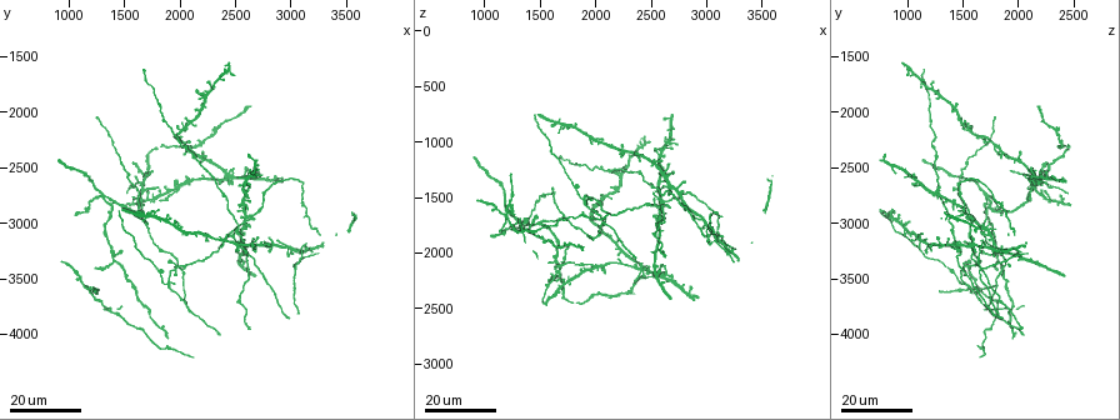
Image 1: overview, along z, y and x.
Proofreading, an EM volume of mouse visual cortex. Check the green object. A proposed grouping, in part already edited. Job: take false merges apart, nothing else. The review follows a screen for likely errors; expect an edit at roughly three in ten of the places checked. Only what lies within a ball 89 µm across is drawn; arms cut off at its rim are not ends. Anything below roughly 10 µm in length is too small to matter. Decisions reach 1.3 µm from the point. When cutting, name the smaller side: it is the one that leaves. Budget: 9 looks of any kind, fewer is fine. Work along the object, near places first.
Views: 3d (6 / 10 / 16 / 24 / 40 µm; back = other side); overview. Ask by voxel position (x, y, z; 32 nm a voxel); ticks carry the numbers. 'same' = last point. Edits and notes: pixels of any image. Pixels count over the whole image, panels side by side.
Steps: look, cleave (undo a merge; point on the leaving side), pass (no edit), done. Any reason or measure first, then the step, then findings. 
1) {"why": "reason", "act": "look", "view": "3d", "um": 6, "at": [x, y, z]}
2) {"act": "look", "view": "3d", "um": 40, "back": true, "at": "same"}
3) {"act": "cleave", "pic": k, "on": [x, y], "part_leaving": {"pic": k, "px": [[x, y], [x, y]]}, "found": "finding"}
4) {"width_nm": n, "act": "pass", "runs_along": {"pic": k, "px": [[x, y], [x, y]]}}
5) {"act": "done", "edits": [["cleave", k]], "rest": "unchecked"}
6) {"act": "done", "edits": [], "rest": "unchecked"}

{"why": "three arms meet", "act": "look", "view": "3d", "um": 16, "at": [2080, 3740, 1720]}

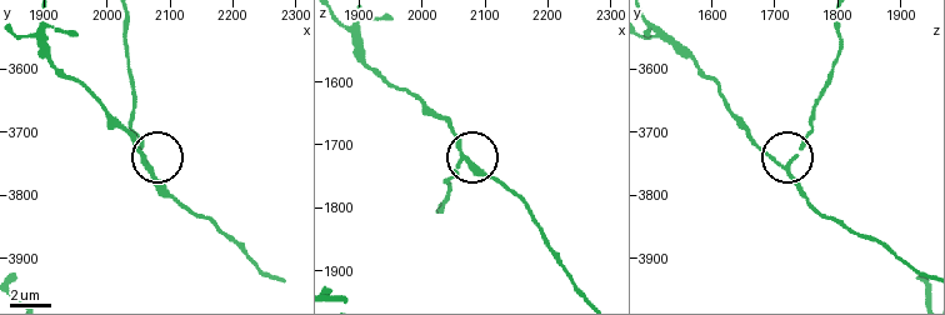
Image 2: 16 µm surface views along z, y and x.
{"why": "closer look", "act": "look", "view": "3d", "um": 10, "at": [2070, 3755, 1715]}

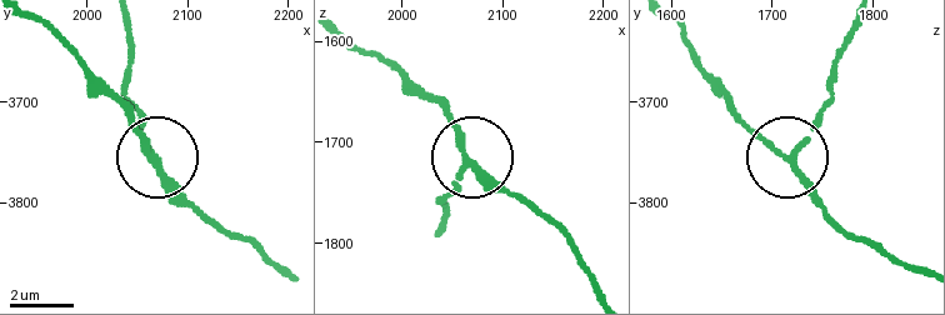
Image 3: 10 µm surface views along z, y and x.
{"act": "pass", "runs_along": {"pic": 3, "px": [[38, 23], [119, 104], [151, 160], [213, 221]]}, "found": "all the same neuron"}

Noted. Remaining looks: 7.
{"why": "three arms meet", "act": "look", "view": "3d", "um": 24, "at": [3060, 3400, 1700]}

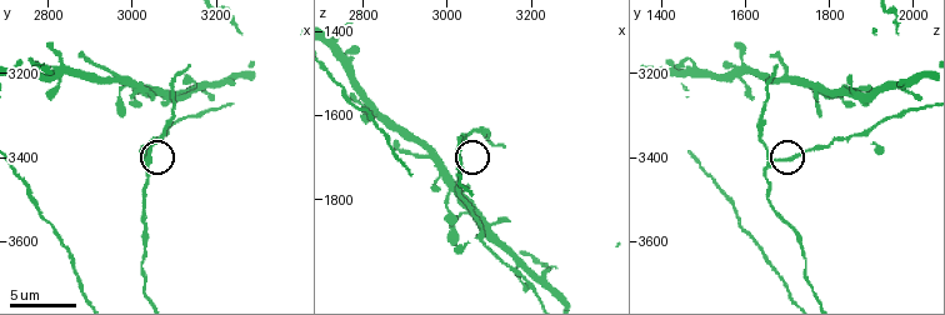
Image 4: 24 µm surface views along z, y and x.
{"act": "look", "view": "3d", "um": 10, "at": [3035, 3400, 1690]}

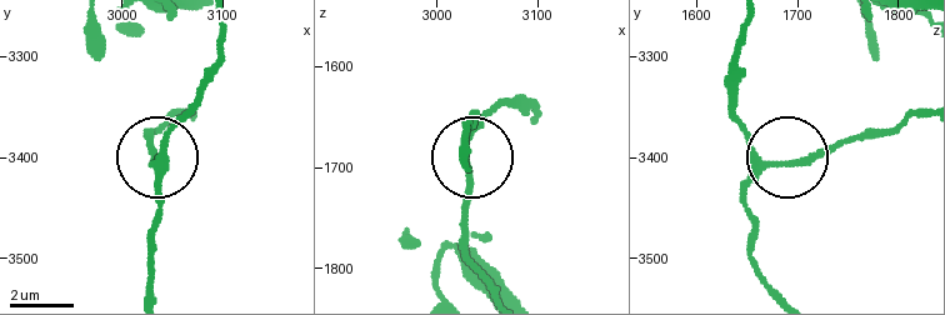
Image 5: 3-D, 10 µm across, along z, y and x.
{"arms": 3, "act": "pass", "runs_along": {"pic": 5, "px": [[924, 111], [771, 165], [749, 188], [746, 216]]}, "found": "one neuron here"}

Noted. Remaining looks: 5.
{"why": "thin arm on a thick one", "act": "look", "view": "3d", "um": 16, "at": [1880, 3540, 1520]}

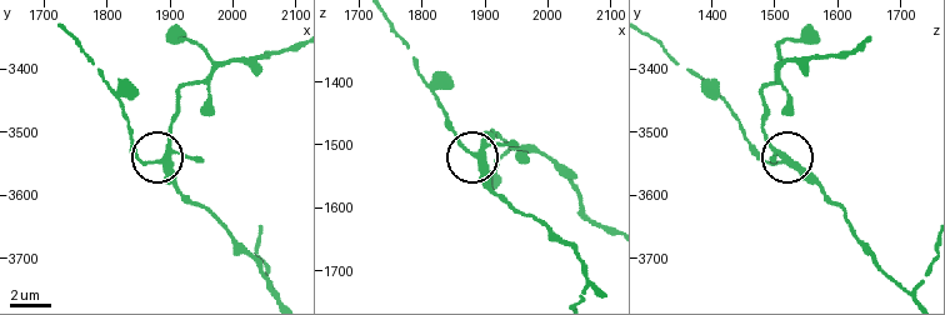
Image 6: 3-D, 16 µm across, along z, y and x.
{"act": "look", "view": "3d", "um": 10, "at": [1885, 3540, 1515]}

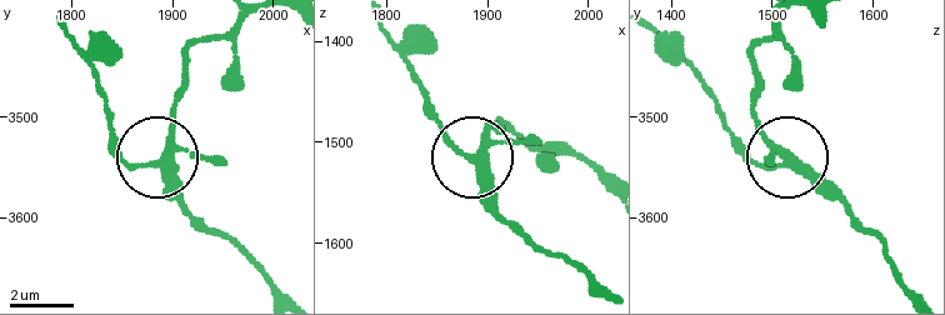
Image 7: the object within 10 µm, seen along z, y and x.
{"arms": 4, "act": "pass", "runs_along": {"pic": 7, "px": [[864, 229], [770, 143], [754, 98]]}, "found": "all the same neuron"}

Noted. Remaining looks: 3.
{"why": "three arms meet", "act": "look", "view": "3d", "um": 16, "at": [1720, 3040, 1640]}

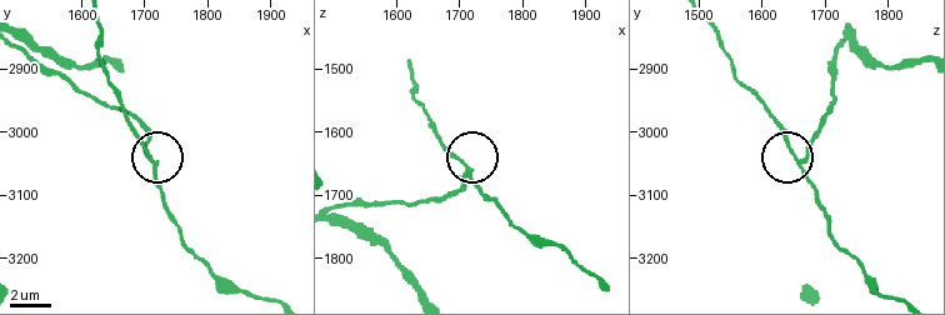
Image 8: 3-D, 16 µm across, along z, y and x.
{"act": "look", "view": "3d", "um": 6, "at": [1710, 3050, 1660]}

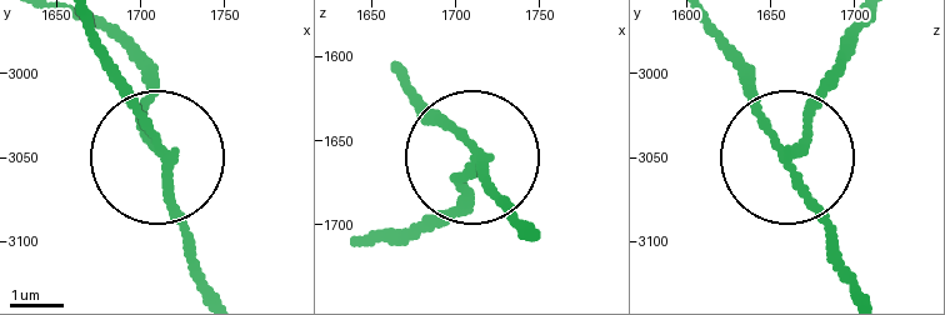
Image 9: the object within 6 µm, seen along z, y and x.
{"arms": 3, "act": "cleave", "pic": 9, "on": [150, 86], "part_leaving": {"pic": 9, "px": [[471, 158], [458, 199], [381, 234]]}, "found": "a second neuron is stuck on"}

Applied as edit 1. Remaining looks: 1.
{"act": "done", "edits": [["cleave", 9]], "rest": "unchecked"}

